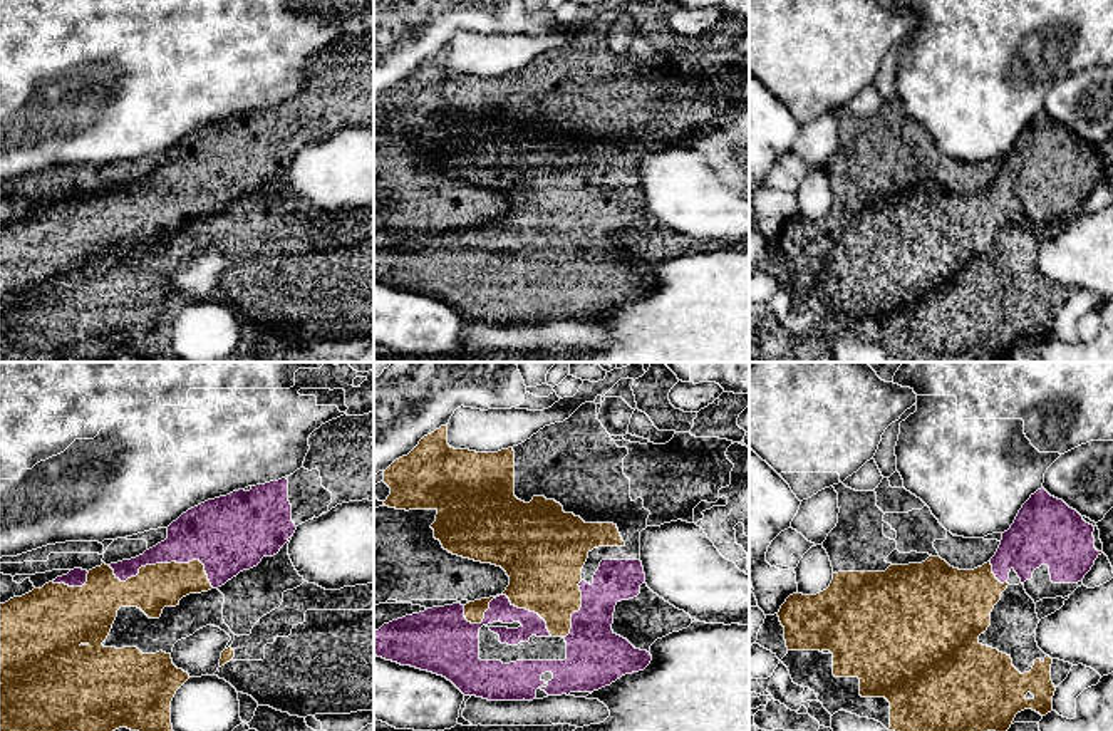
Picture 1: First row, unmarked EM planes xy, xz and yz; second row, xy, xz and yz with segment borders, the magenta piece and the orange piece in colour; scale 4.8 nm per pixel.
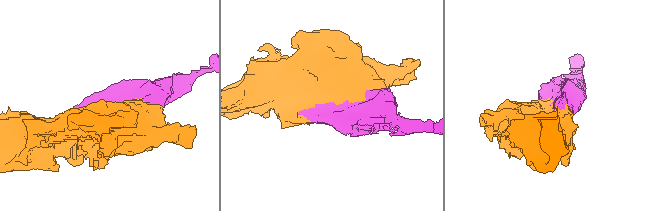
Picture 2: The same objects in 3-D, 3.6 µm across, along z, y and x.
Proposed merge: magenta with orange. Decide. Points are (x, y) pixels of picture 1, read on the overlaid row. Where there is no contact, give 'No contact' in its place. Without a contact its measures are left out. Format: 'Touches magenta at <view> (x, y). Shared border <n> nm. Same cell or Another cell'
Touches magenta at xy (165, 562). Shared border 500 nm. Same cell

